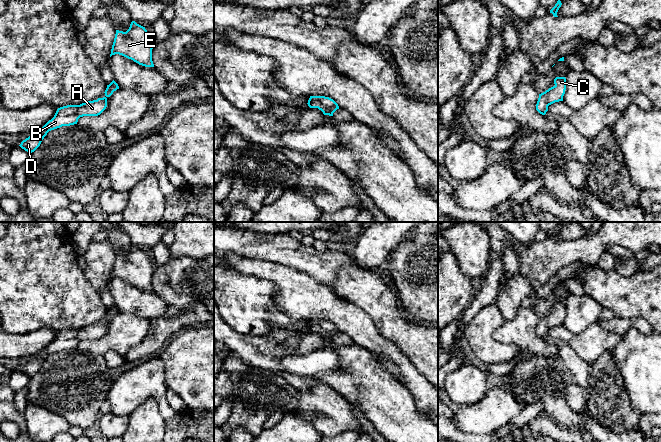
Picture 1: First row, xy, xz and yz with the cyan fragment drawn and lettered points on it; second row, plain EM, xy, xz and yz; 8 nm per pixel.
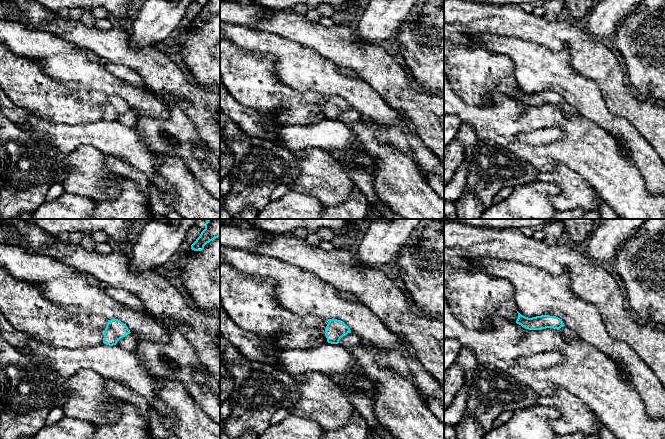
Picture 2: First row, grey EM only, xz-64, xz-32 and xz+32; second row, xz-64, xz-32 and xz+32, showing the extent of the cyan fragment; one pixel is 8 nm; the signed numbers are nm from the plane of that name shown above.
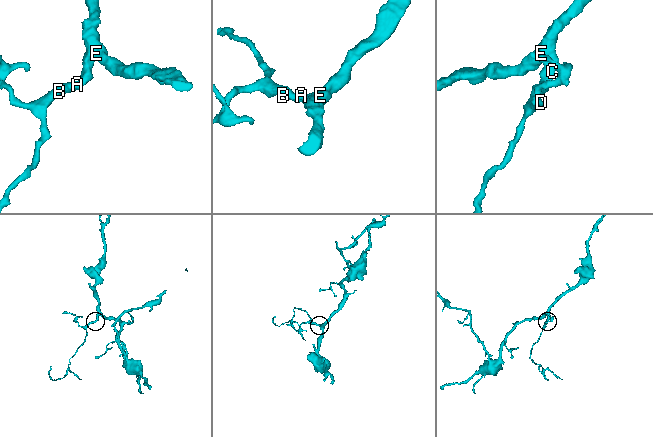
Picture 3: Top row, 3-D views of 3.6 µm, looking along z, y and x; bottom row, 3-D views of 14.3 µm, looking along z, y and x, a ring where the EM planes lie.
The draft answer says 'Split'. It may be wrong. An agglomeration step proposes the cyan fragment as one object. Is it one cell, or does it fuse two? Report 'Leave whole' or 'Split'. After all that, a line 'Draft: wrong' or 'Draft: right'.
Leave whole
Draft: wrong

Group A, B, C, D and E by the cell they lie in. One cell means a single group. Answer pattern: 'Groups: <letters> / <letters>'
Groups: A B C D E

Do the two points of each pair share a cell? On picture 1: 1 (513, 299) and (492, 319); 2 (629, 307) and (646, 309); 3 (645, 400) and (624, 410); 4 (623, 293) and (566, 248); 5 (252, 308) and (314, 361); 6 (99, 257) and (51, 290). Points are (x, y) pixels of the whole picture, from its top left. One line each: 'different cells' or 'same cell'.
1: different cells
2: same cell
3: different cells
4: different cells
5: different cells
6: different cells

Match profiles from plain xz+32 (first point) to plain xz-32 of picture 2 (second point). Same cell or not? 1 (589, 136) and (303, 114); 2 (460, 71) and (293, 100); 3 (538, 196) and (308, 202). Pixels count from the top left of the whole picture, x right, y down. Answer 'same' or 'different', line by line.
1: different
2: same
3: same

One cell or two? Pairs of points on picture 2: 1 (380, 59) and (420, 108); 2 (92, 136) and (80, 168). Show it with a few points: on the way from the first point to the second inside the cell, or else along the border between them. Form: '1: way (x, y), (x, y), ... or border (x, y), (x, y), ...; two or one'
1: way (383, 71), (408, 96); one
2: border (66, 153), (79, 146), (91, 145), (105, 156); two

